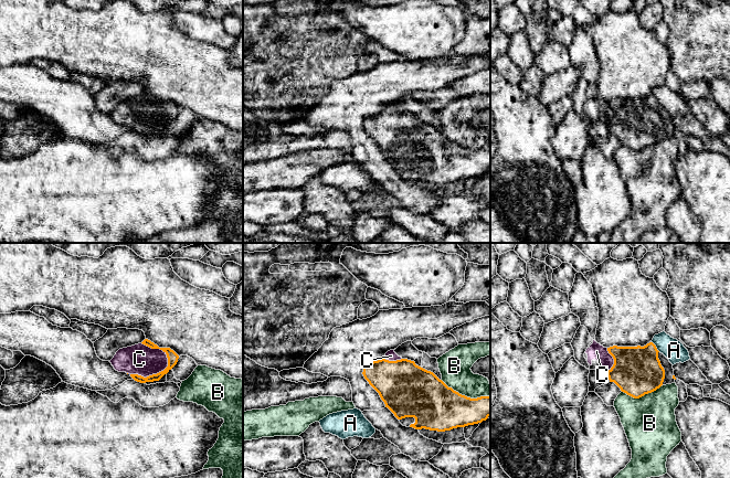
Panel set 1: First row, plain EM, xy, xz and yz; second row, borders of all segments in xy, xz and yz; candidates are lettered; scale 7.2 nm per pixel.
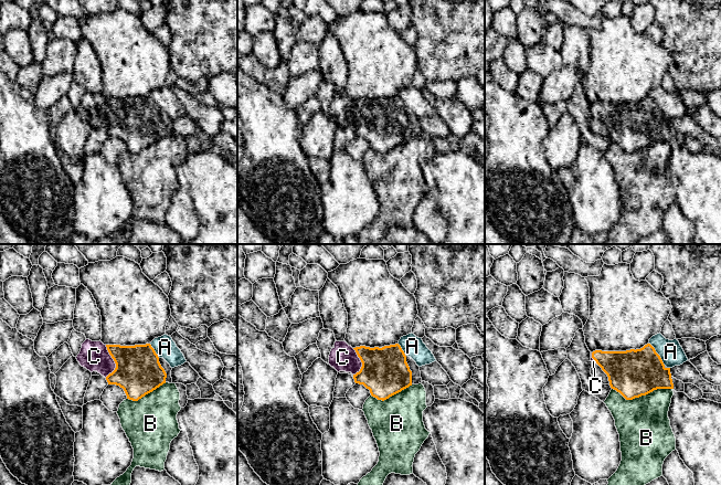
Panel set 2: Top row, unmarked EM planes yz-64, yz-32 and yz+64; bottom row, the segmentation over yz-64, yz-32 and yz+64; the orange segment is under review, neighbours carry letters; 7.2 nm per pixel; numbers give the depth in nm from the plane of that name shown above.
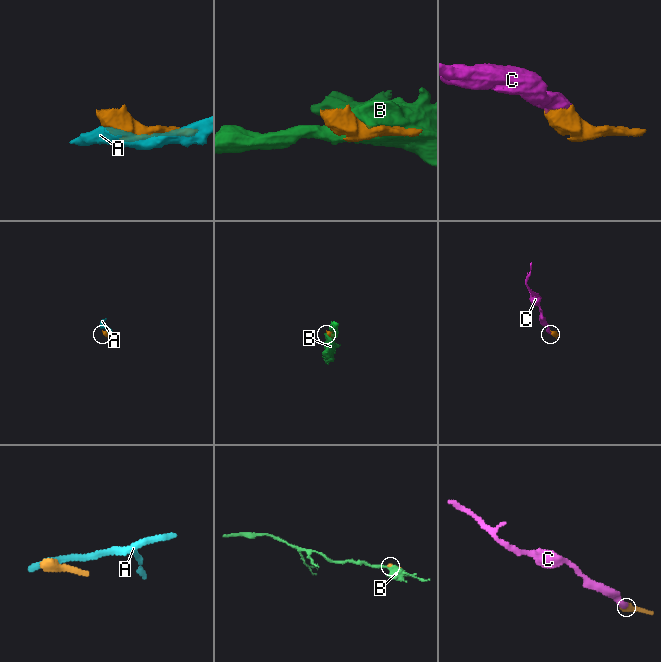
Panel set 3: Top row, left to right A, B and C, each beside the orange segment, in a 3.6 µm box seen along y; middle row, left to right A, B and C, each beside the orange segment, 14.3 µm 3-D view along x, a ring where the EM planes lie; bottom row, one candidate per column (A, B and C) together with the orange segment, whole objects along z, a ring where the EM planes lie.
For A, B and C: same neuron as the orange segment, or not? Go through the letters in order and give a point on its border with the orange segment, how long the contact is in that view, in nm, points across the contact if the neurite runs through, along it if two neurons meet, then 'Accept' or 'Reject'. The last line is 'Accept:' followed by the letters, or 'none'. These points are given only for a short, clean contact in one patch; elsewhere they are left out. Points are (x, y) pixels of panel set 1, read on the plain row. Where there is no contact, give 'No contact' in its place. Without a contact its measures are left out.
A: Touches orange at yz (655, 99). Shared border 100 nm. Reject
B: Touches orange at xz (464, 148). Shared border 380 nm. Reject
C: Touches orange at xy (155, 127). Shared border 300 nm. Path across: xy (172, 109), (167, 118), (155, 127), (139, 112). Accept
Accept: C

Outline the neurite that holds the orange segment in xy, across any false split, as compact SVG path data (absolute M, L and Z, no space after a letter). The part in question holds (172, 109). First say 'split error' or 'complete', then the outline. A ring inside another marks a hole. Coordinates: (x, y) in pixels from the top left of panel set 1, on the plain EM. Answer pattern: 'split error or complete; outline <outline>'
split error; outline M148 92L119 102L109 114L118 125L128 126L140 136L159 134L178 115L179 108L170 100L159 100Z

